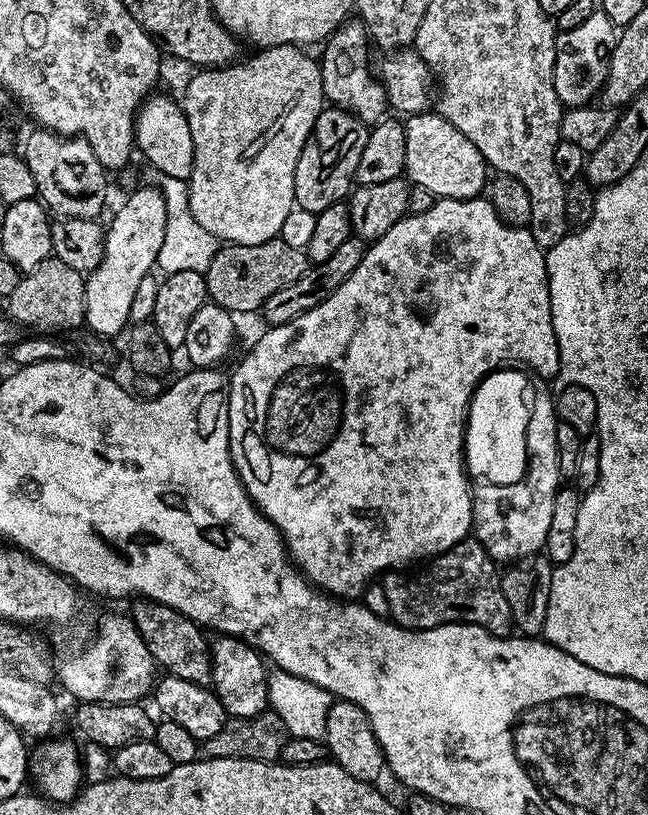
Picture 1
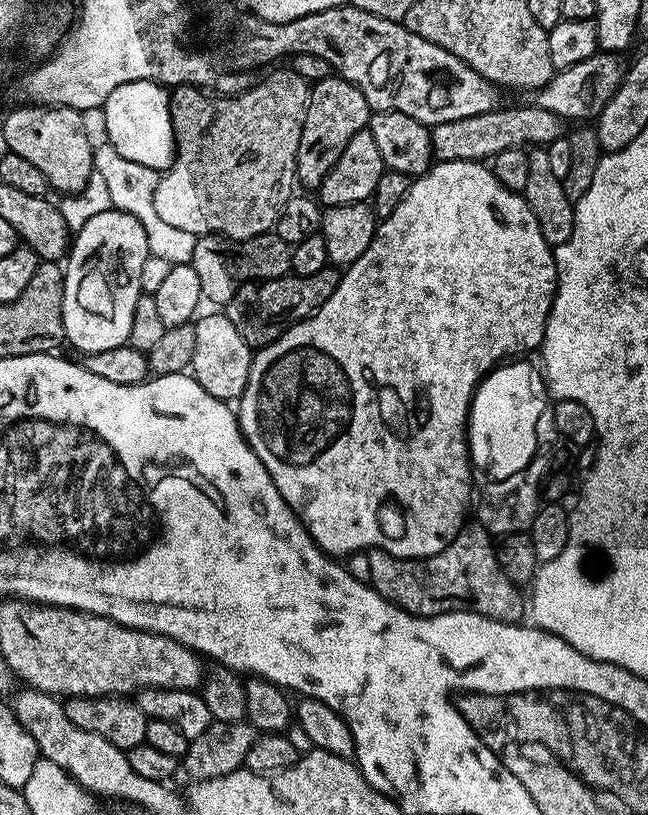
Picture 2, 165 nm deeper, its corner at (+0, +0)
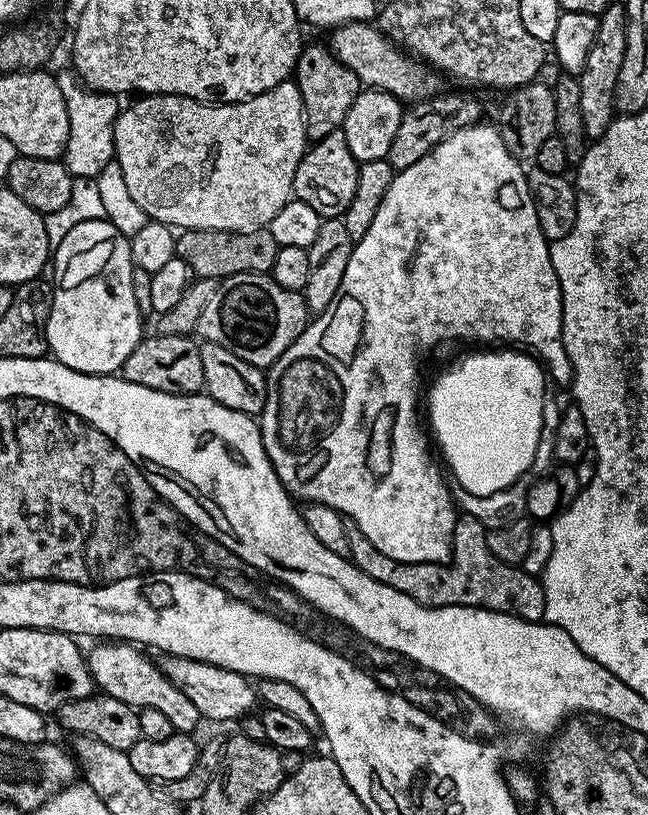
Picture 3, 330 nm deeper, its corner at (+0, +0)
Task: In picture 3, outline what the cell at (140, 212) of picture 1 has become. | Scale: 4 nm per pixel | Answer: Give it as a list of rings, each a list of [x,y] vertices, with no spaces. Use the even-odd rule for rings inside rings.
[[[91,218],[80,222],[70,230],[62,244],[54,252],[52,260],[56,272],[52,290],[52,309],[46,322],[48,352],[59,364],[70,366],[70,370],[85,372],[91,376],[110,376],[123,369],[126,358],[142,339],[138,302],[134,302],[132,281],[132,242],[105,218]]]

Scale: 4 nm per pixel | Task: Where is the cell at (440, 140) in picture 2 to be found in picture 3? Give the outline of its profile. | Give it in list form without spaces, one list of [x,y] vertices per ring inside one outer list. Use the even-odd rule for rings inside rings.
[[[444,90],[435,96],[429,96],[426,100],[417,100],[411,106],[405,107],[402,122],[398,122],[398,134],[394,134],[394,142],[390,142],[390,150],[386,158],[397,170],[406,166],[414,166],[418,158],[434,150],[434,146],[450,138],[450,134],[466,126],[481,123],[484,119],[483,102],[468,92]]]

